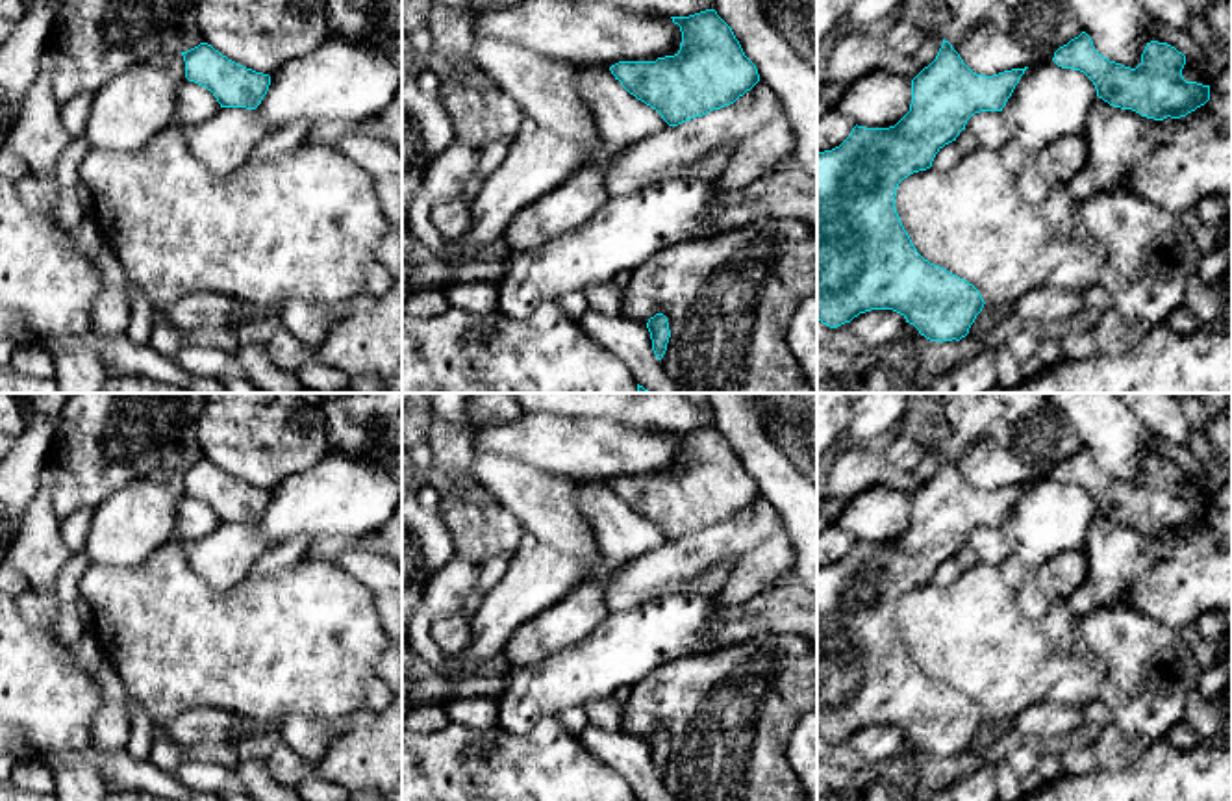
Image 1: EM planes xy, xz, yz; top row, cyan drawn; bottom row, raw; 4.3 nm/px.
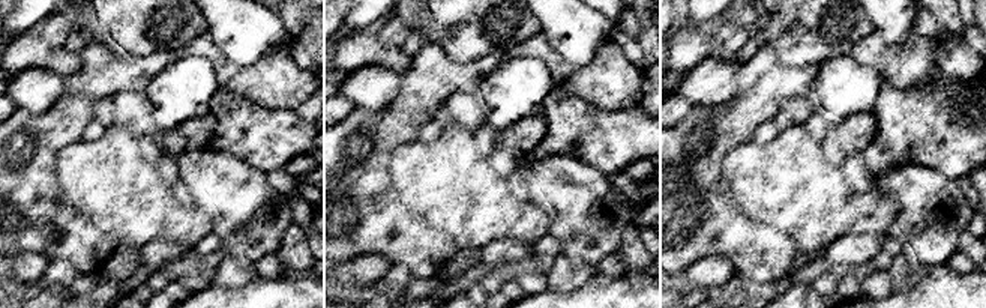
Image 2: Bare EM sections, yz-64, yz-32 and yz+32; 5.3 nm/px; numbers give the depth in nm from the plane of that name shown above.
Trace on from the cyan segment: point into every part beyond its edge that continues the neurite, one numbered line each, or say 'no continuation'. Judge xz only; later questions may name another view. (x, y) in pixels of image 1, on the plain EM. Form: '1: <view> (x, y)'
no continuation

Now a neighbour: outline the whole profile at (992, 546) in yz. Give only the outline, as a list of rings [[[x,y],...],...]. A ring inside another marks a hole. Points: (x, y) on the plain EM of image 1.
[[[1002,527],[974,528],[965,543],[976,553],[978,562],[995,567],[1015,553],[1012,540],[1006,536]]]

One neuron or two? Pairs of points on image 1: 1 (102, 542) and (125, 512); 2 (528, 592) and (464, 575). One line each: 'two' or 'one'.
1: one
2: two

